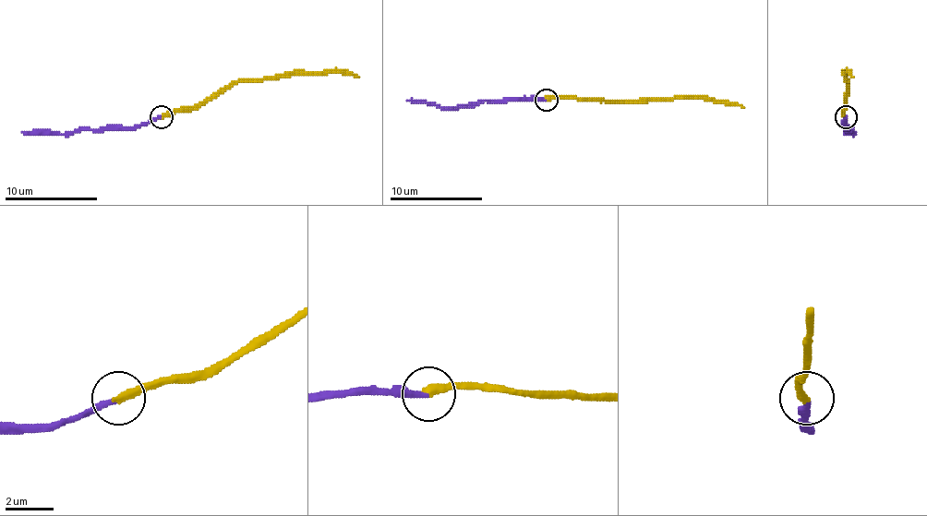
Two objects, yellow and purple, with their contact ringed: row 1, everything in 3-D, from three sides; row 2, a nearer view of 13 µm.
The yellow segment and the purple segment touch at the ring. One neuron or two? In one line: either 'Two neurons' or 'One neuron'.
One neuron

